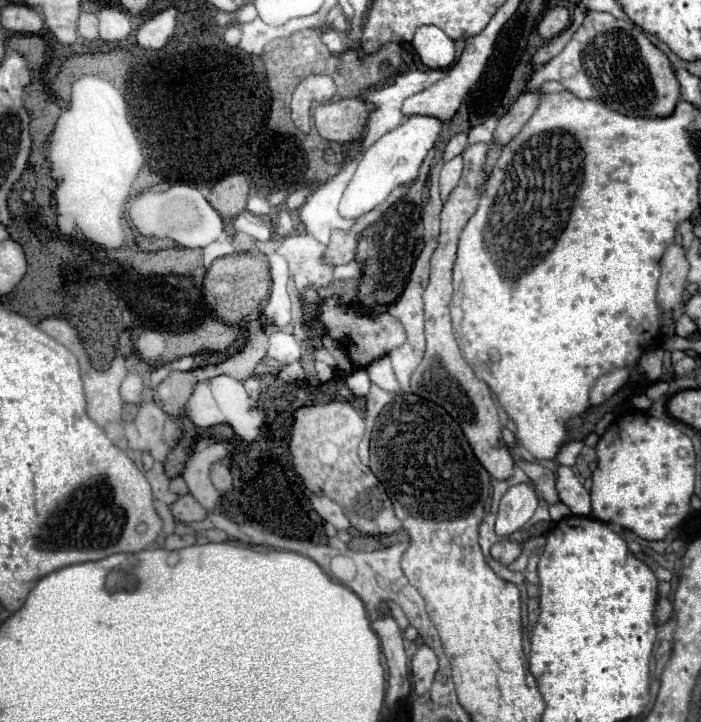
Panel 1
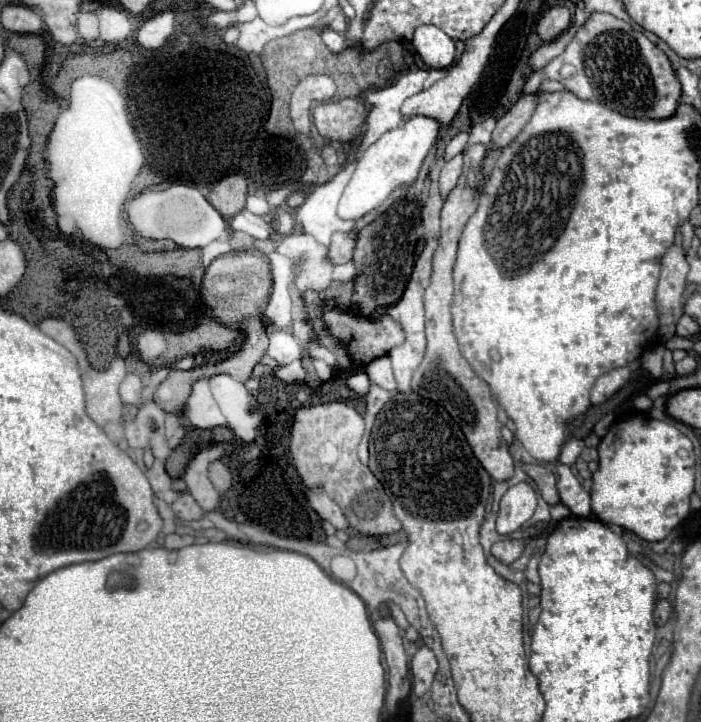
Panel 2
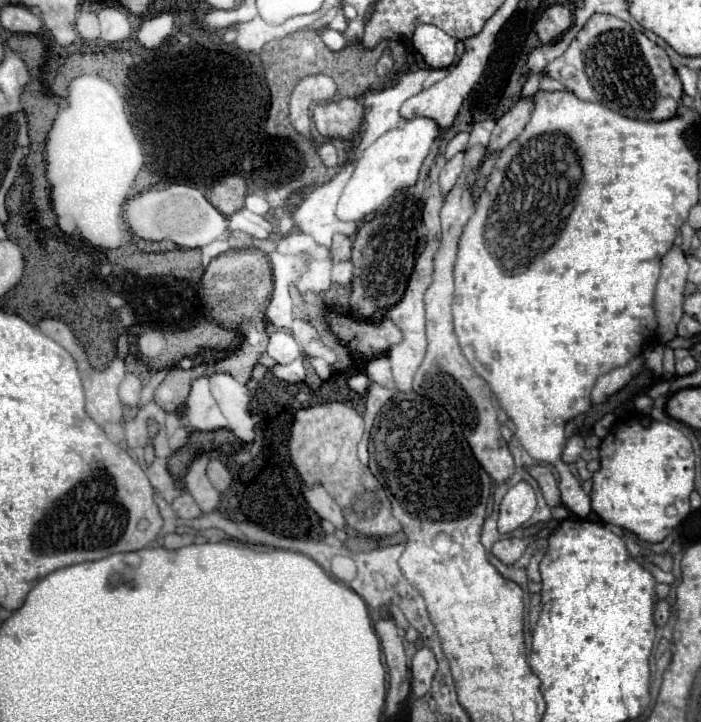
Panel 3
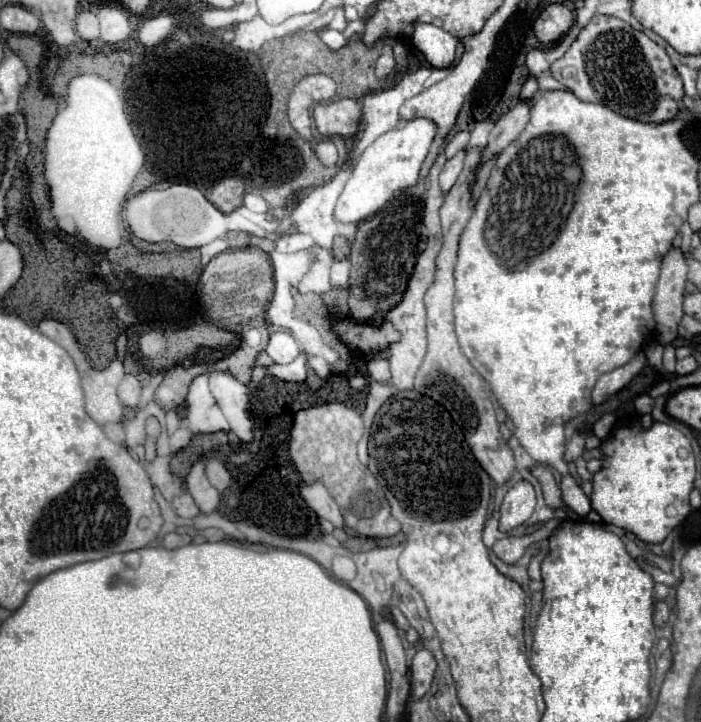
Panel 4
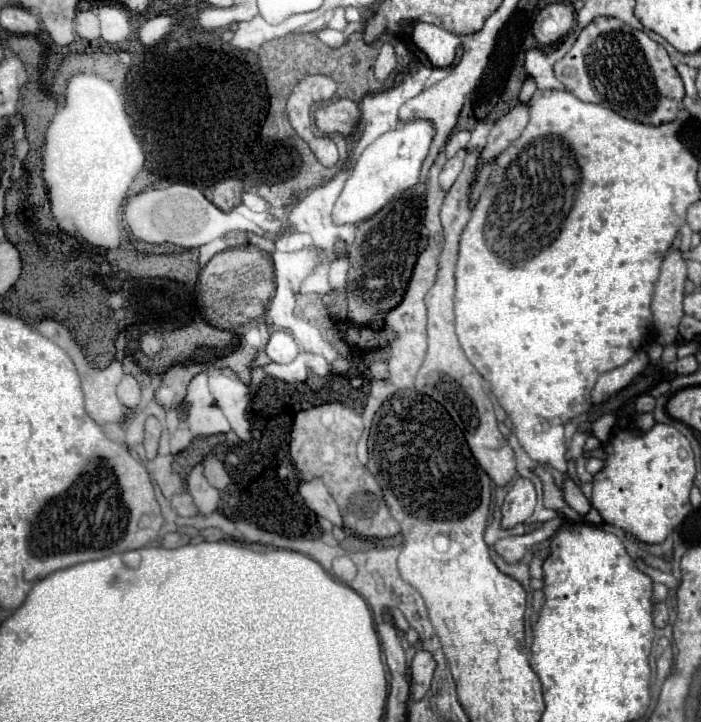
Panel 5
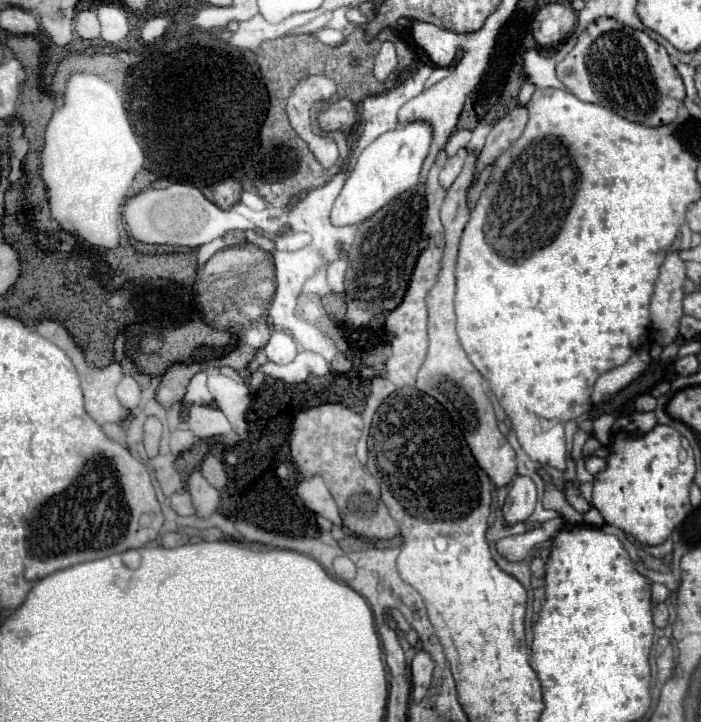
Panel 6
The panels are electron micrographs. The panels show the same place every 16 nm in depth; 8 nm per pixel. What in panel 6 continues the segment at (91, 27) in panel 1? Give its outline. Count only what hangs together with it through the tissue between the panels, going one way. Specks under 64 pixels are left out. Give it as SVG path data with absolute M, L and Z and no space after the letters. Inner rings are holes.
M78 12L76 32L80 38L98 38L100 36L100 24L98 24L94 12Z

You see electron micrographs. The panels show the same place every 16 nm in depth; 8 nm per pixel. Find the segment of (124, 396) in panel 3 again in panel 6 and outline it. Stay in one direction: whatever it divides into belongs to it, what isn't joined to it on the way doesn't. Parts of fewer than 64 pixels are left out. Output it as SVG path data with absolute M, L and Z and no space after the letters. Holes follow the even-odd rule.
M124 376L116 386L116 396L120 404L128 410L136 410L140 404L140 386L132 376Z

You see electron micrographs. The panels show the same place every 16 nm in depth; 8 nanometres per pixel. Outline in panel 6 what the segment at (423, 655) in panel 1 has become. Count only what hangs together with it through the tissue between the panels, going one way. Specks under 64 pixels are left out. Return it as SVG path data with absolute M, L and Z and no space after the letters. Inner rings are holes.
M418 652L412 660L410 670L412 670L412 700L420 702L430 688L432 670L434 670L434 662L428 656L428 652Z

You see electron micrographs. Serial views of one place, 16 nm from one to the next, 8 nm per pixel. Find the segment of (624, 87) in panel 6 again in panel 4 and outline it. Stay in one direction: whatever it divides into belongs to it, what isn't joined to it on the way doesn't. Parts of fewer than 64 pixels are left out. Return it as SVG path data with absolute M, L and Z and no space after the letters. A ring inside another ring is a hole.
M594 16L590 24L582 28L572 48L552 64L552 74L580 100L604 104L640 122L660 124L674 120L684 98L682 80L666 50L644 32L612 16Z

